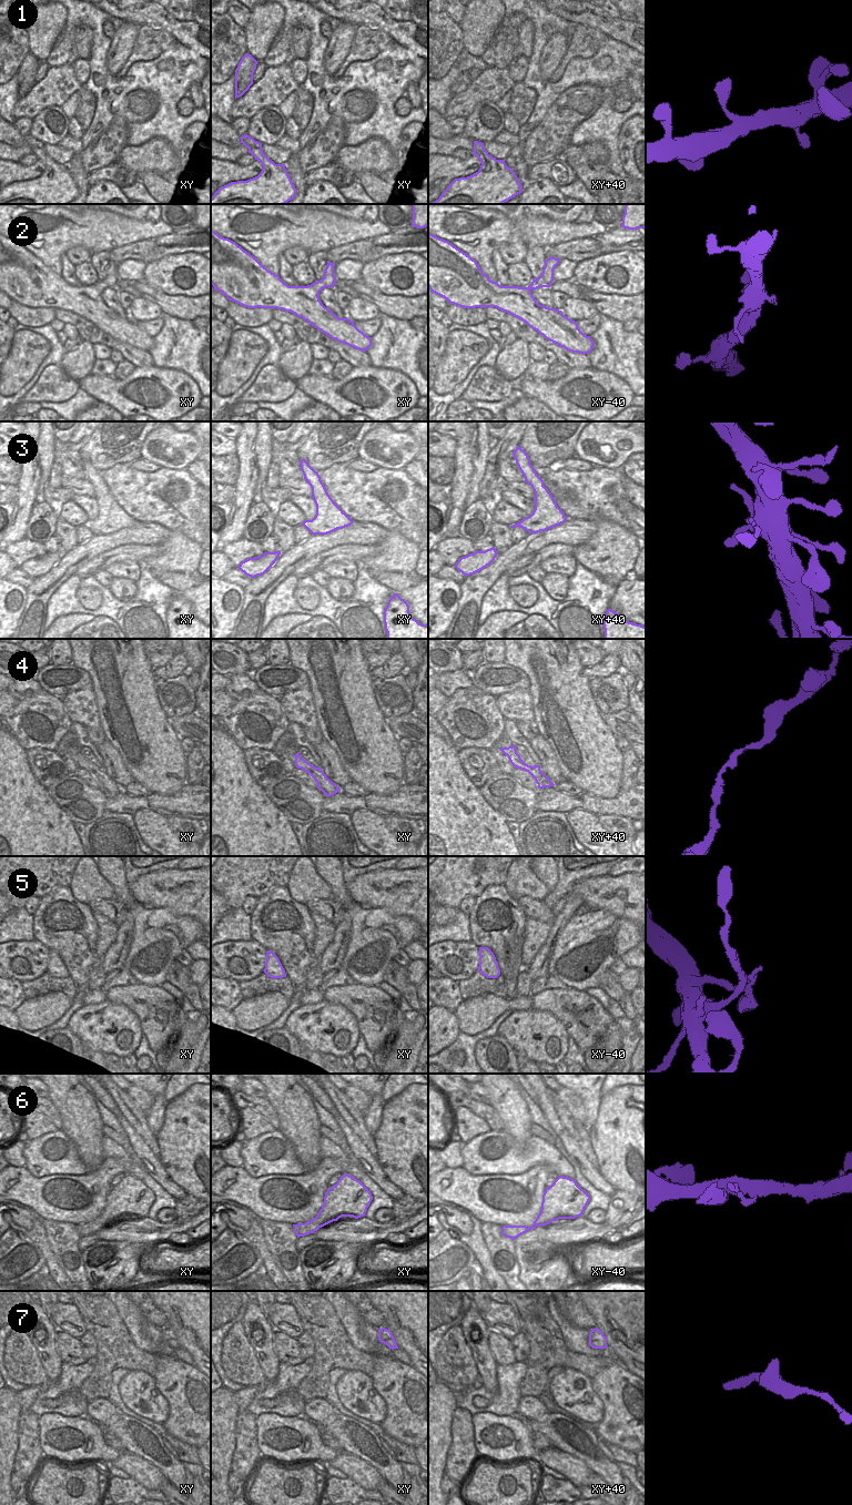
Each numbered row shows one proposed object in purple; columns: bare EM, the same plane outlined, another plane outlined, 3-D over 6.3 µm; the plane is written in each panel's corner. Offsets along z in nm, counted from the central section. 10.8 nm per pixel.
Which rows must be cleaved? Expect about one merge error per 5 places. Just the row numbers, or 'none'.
5

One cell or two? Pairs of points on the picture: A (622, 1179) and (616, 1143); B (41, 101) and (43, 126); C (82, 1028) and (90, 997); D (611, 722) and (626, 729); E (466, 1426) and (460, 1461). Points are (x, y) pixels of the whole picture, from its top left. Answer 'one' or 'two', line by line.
A: one
B: two
C: two
D: one
E: one

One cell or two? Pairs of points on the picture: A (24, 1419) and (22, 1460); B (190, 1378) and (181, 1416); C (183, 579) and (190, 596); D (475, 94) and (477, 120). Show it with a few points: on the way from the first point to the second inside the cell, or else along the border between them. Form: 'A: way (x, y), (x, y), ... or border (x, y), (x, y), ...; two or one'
A: way (26, 1429), (26, 1450); one
B: way (190, 1387), (190, 1406); one
C: border (199, 583), (184, 589), (180, 593); two
D: border (496, 102), (480, 101), (466, 119); two

